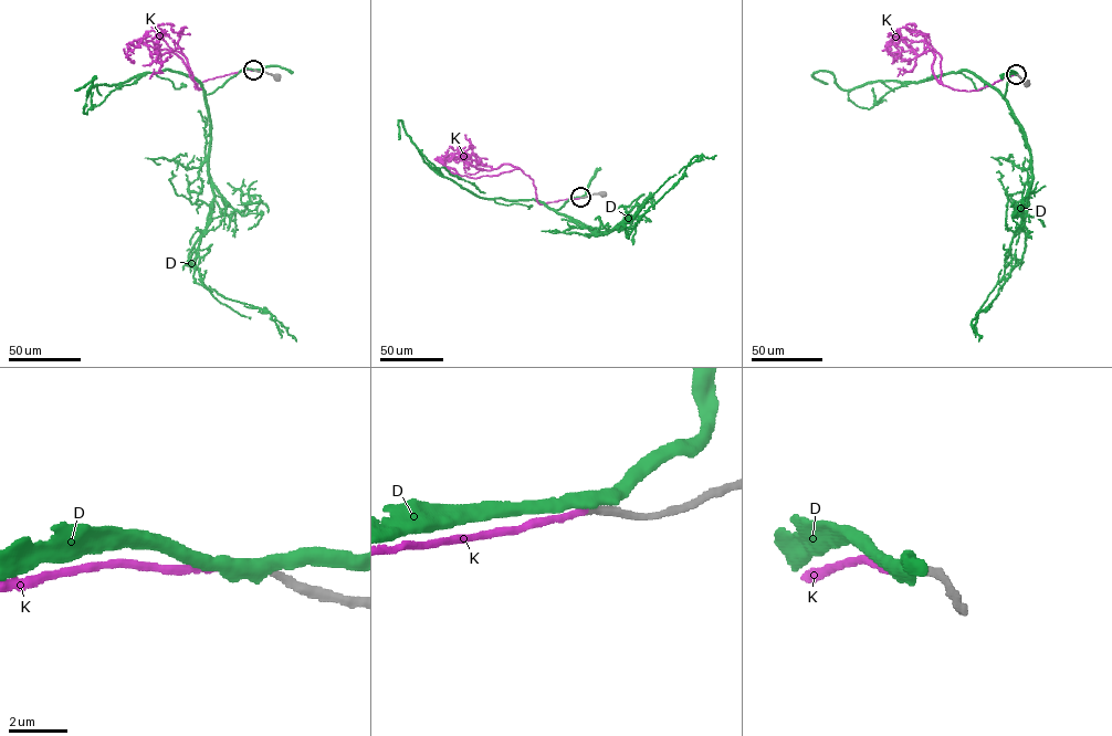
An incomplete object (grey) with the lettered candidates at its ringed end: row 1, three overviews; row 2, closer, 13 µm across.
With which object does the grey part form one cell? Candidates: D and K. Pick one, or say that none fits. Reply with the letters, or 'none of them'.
K

